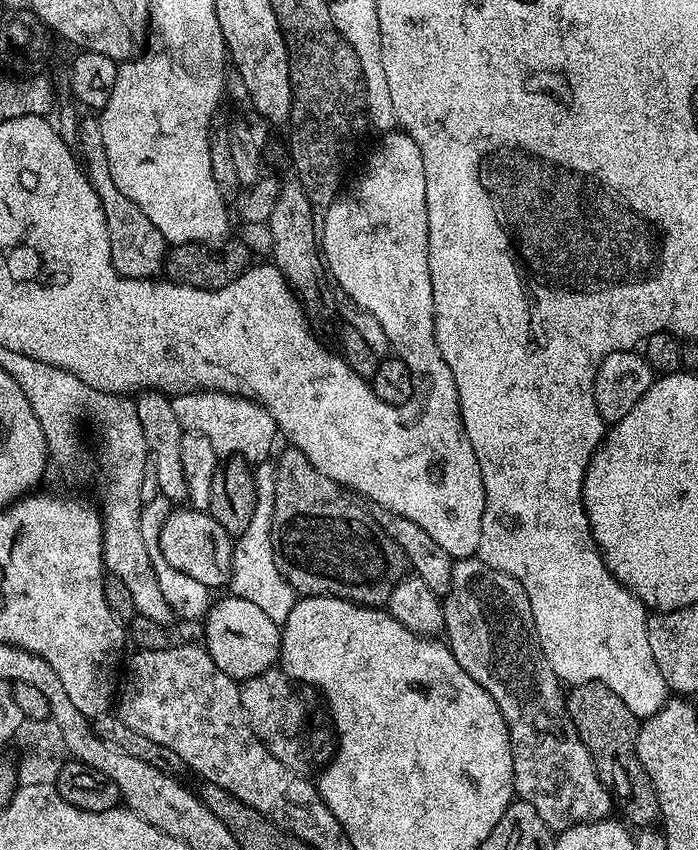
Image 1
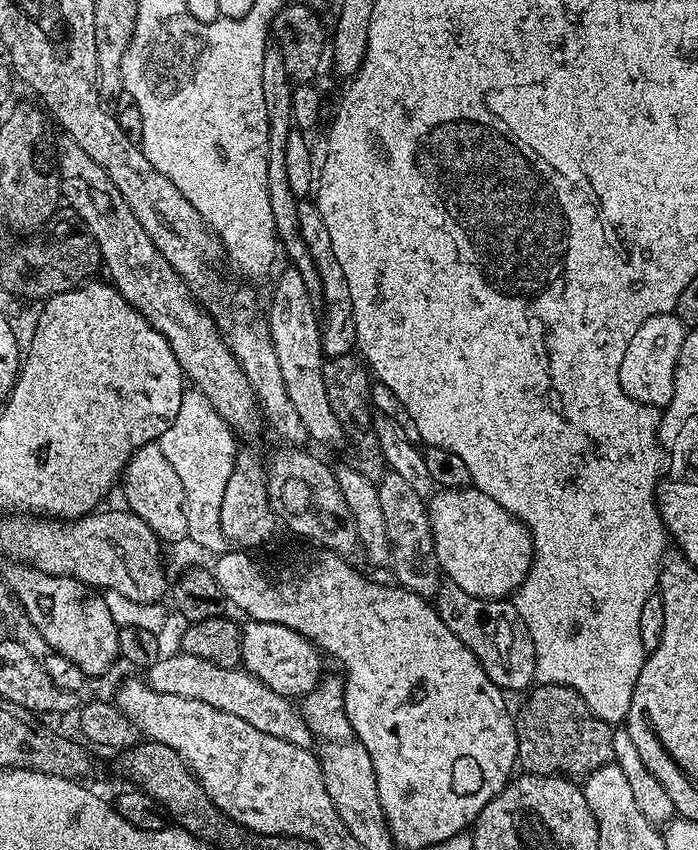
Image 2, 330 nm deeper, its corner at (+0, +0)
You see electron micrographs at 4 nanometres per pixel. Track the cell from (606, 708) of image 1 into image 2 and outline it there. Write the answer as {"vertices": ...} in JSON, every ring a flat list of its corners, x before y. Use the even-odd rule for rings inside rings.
{"vertices":[[537,683,524,698,524,705,520,713,515,713,514,719,516,758,525,773,587,778,594,770,613,763,613,725,594,715,590,706,586,706,584,699,573,688]]}

